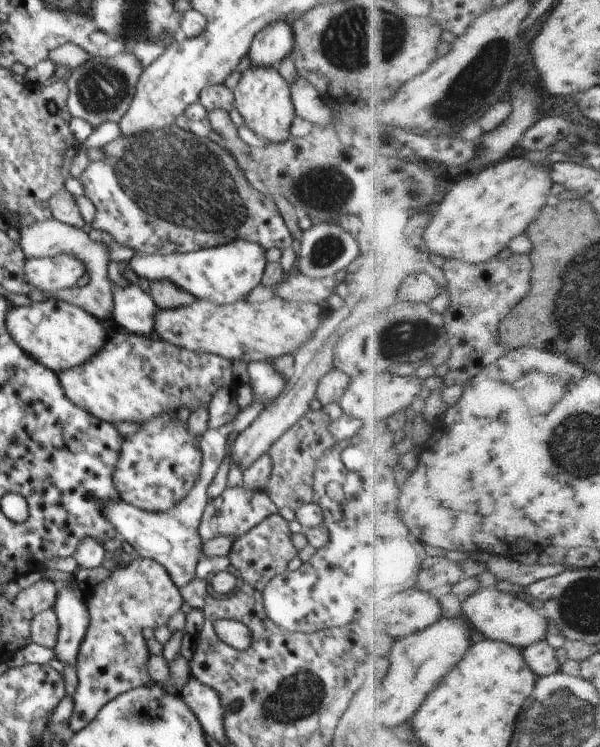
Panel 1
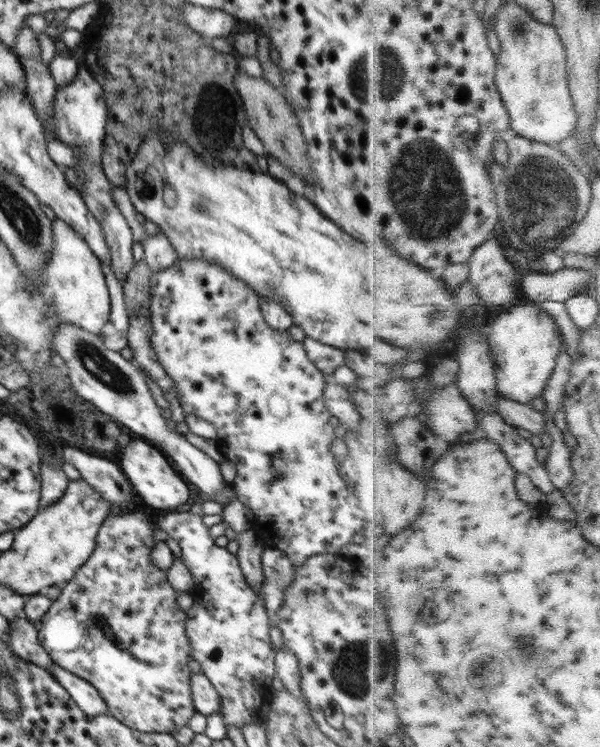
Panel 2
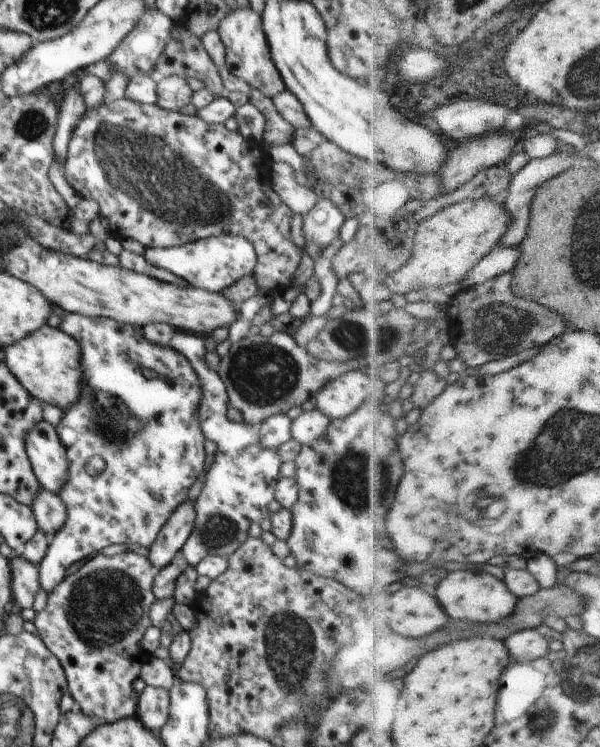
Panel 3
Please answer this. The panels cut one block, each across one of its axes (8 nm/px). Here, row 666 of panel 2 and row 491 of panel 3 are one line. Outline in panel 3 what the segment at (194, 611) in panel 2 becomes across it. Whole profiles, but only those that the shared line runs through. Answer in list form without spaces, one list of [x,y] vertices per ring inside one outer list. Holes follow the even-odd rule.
[[[150,323],[142,327],[148,342],[170,347],[183,354],[192,365],[201,384],[199,423],[203,435],[217,444],[217,452],[206,482],[195,500],[196,520],[190,536],[182,548],[182,554],[193,568],[208,555],[229,557],[249,537],[248,528],[268,516],[268,504],[275,499],[275,486],[283,460],[277,449],[267,449],[260,444],[256,427],[244,422],[231,422],[226,417],[229,396],[217,371],[206,365],[204,355],[205,338],[174,329],[164,323]]]

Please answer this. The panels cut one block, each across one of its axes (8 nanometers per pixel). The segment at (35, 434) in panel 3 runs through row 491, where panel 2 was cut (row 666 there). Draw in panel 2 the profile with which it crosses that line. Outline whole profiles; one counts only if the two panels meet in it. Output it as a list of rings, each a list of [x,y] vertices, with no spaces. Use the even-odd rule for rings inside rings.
[[[52,663],[47,670],[56,682],[70,694],[70,697],[76,702],[77,706],[91,718],[98,714],[107,714],[107,704],[101,700],[98,690],[89,682],[76,676],[76,674],[68,672],[68,670]]]

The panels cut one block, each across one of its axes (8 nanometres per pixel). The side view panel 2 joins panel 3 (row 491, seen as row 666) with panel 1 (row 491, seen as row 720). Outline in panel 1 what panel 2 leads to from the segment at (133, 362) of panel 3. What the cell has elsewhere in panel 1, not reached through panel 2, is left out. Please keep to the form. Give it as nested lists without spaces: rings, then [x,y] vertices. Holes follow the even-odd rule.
[[[166,412],[150,418],[144,424],[140,424],[135,434],[122,440],[124,442],[120,446],[120,456],[112,470],[112,484],[118,490],[120,500],[146,512],[166,512],[188,496],[188,492],[195,486],[200,474],[201,453],[198,436],[192,436],[188,432],[187,424],[180,422],[177,414]]]

